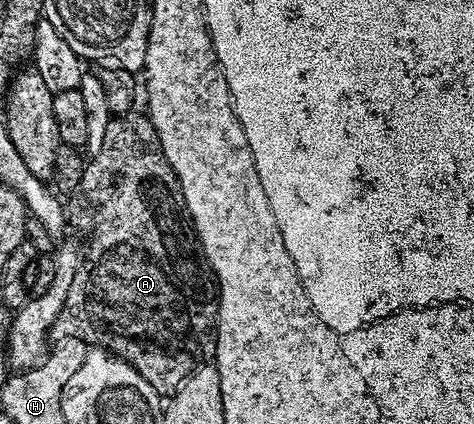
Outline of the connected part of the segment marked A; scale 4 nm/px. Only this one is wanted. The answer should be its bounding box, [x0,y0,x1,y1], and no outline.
[51,112,218,396]

